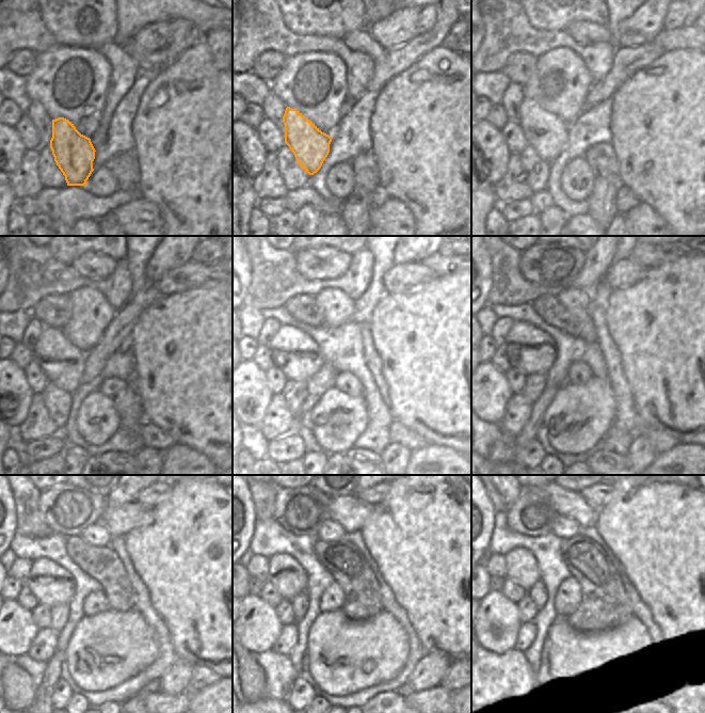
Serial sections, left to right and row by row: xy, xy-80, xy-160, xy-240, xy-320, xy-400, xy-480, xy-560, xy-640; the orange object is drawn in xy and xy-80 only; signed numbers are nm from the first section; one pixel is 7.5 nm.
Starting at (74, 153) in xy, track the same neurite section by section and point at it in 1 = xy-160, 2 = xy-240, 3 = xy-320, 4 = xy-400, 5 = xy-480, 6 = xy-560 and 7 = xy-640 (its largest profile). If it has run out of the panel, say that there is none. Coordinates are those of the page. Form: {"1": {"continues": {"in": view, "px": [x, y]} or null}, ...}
{"1": {"continues": {"in": "xy-160", "px": [545, 132]}}, "2": {"continues": {"in": "xy-240", "px": [62, 363]}}, "3": {"continues": {"in": "xy-320", "px": [301, 354]}}, "4": {"continues": {"in": "xy-400", "px": [538, 354]}}, "5": {"continues": {"in": "xy-480", "px": [57, 587]}}, "6": {"continues": {"in": "xy-560", "px": [285, 572]}}, "7": {"continues": {"in": "xy-640", "px": [522, 568]}}}

